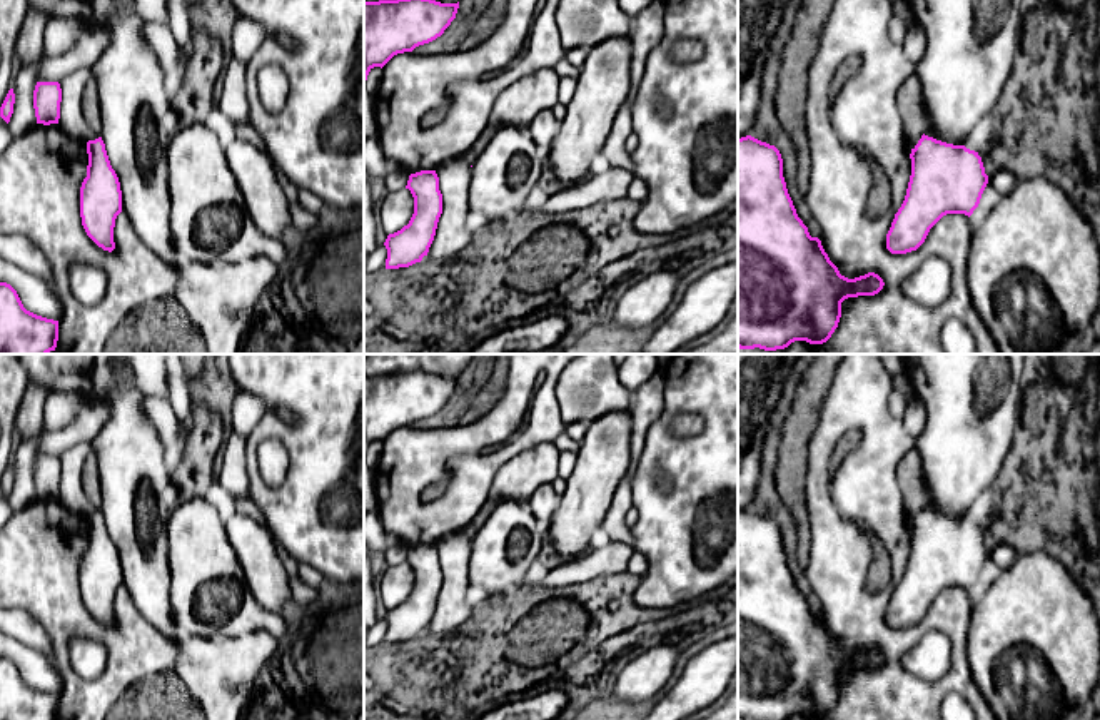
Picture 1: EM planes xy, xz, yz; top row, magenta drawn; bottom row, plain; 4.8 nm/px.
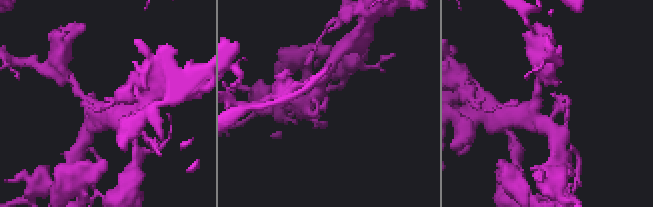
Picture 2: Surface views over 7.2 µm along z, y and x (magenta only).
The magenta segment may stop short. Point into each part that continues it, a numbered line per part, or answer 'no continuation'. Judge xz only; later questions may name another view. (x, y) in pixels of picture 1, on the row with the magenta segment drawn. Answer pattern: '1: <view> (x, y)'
no continuation

